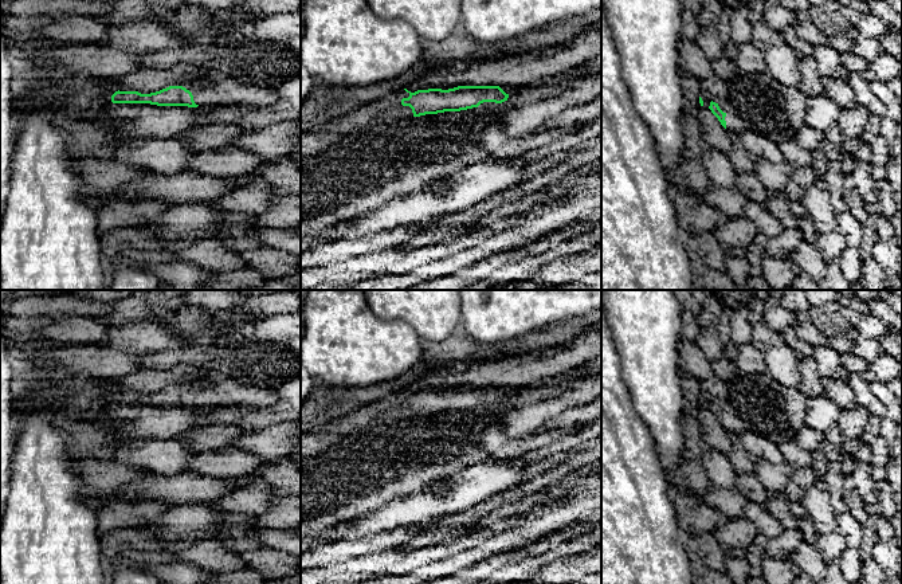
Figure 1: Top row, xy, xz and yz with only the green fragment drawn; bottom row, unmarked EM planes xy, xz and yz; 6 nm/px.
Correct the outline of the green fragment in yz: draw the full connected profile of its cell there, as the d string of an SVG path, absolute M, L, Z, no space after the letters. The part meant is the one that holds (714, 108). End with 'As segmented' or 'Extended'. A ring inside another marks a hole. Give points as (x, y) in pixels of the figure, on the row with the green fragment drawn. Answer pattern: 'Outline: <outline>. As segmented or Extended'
Outline: M713 75L706 79L699 79L699 87L701 106L709 107L728 132L738 134L746 130L745 122L729 102L728 86L725 81Z. Extended

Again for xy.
Outline: M209 56L207 60L193 63L180 62L172 67L142 67L121 78L111 79L117 91L109 97L113 103L150 103L157 106L247 106L263 109L275 105L278 93L272 87L247 86L234 78L221 77L216 83L208 83L209 66L219 66L219 59Z. Extended

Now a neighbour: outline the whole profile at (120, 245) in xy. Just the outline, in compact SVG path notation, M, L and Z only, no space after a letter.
M129 227L99 235L105 264L130 260L138 264L173 262L174 254L169 242L162 239L153 227Z

